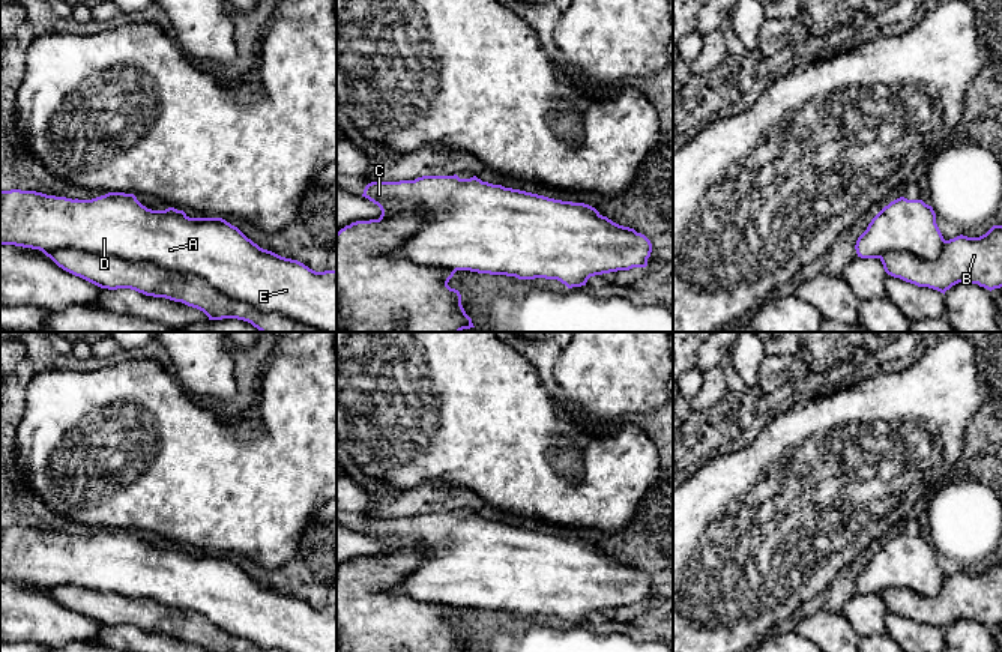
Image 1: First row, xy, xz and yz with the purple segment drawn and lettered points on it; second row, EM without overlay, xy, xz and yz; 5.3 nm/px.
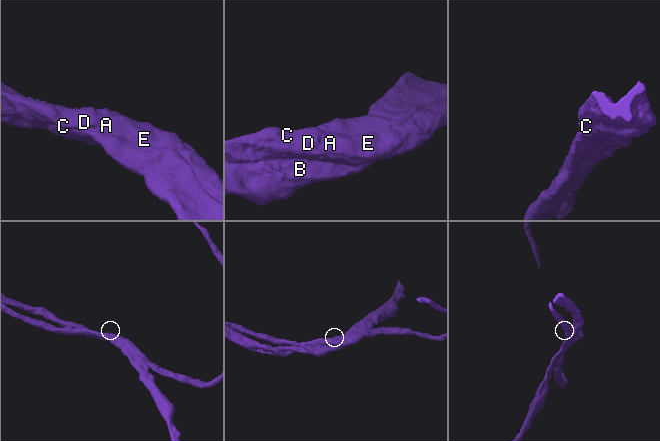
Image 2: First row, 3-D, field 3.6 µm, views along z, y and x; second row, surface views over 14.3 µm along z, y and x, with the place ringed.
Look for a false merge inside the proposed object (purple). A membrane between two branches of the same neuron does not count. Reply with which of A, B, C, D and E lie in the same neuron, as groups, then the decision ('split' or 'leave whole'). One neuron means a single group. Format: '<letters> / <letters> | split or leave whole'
A C D E / B | split

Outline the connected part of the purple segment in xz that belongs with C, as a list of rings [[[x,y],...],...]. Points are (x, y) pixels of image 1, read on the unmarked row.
[[[476,512],[371,518],[362,533],[380,544],[382,557],[400,550],[421,550],[419,565],[392,592],[452,608],[557,616],[572,625],[586,622],[595,611],[646,604],[652,589],[652,580],[644,571],[613,559],[589,541],[493,521]]]

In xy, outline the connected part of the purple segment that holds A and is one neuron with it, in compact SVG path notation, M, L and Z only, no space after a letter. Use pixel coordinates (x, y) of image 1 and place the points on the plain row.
M0 527L0 581L32 584L47 590L74 584L89 590L149 598L173 608L204 614L224 631L260 647L281 652L337 652L337 607L315 608L297 596L263 586L222 554L189 554L174 544L147 545L134 530L108 529L92 536L72 536L36 527Z

